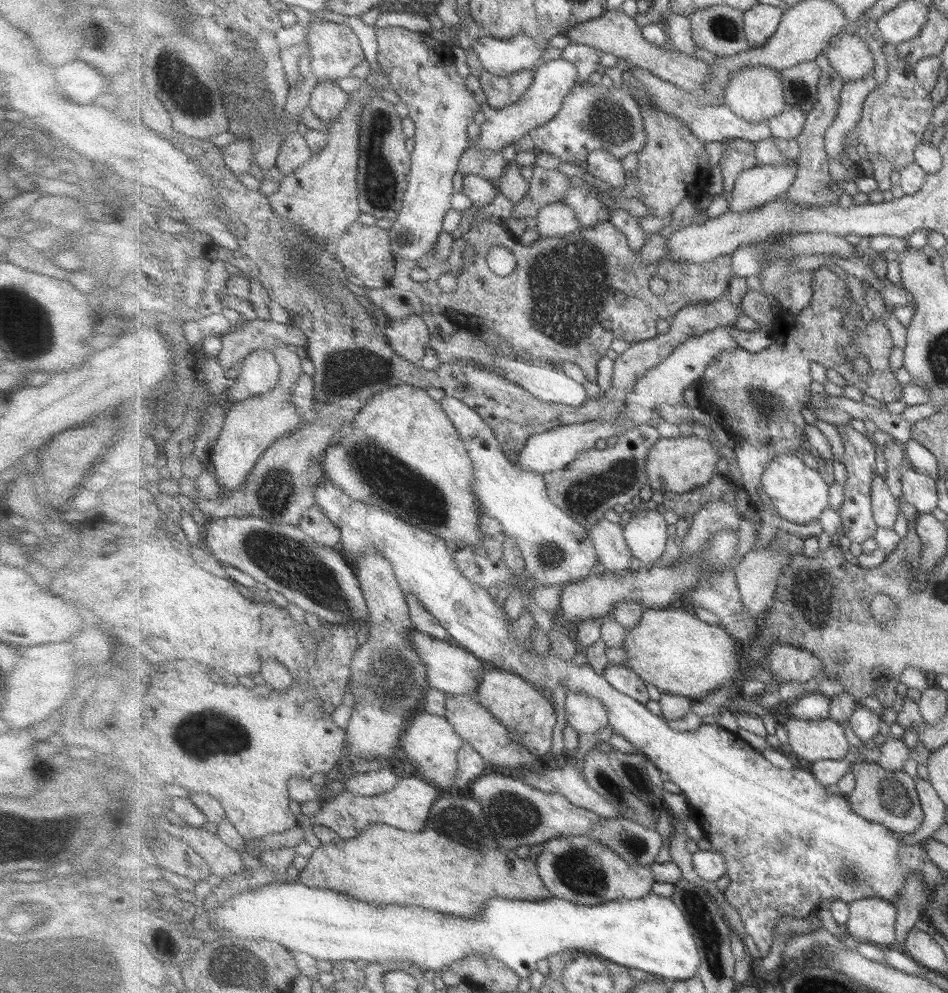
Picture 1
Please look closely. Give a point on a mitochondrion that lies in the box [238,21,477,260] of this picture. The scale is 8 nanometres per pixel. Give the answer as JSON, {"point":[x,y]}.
{"point":[380,183]}

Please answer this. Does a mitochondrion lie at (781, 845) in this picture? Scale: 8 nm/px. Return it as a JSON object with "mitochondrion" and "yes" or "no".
{"mitochondrion":"yes"}

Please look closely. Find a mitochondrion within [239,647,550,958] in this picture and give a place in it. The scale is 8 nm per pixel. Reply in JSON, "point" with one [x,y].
{"point":[455,821]}

